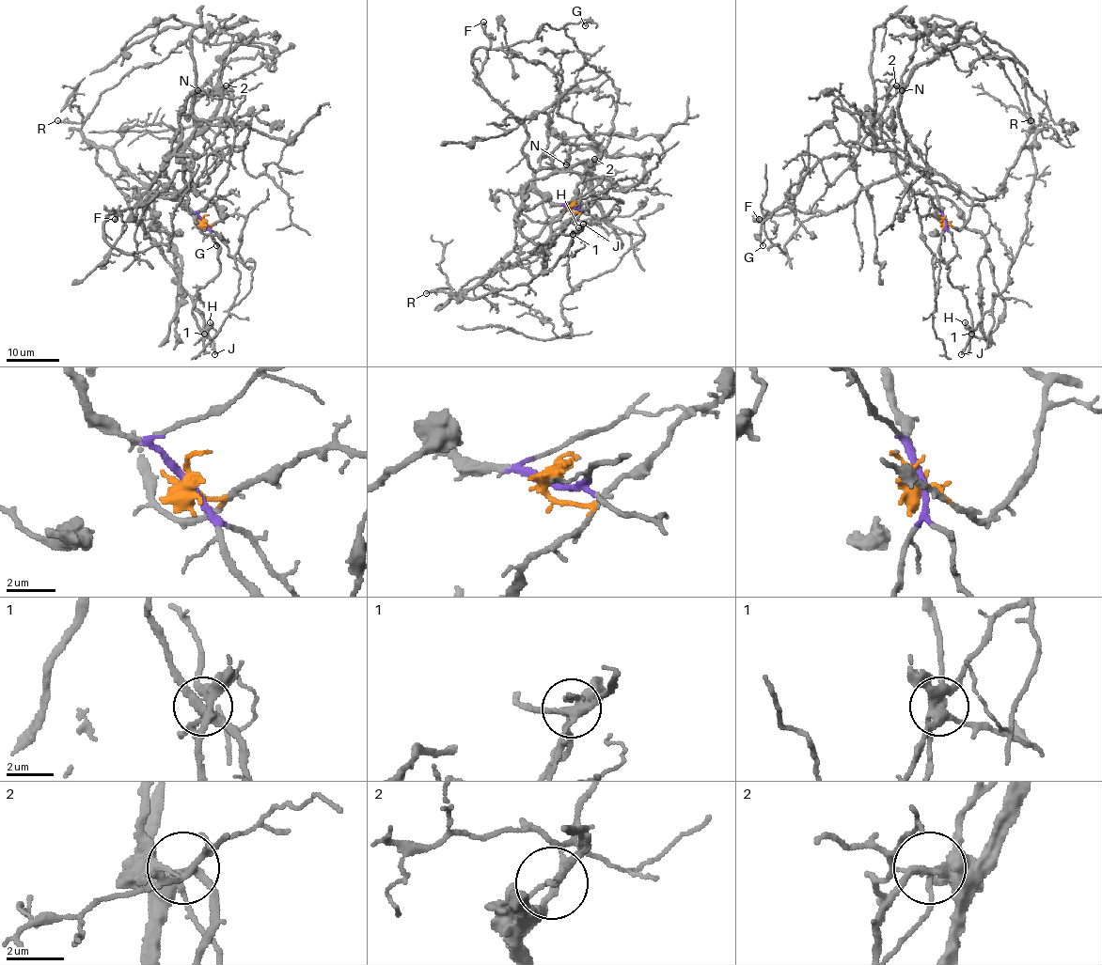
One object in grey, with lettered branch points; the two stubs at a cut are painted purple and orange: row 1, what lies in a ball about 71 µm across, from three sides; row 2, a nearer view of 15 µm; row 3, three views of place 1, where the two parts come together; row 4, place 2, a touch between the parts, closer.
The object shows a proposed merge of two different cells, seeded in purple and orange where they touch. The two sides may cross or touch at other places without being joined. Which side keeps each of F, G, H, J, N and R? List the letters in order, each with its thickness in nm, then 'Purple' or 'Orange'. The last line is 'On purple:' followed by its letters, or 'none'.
F: Thickness 240 nm. Purple
G: Thickness 100 nm. Orange
H: Thickness 280 nm. Orange
J: Thickness 320 nm. Purple
N: Thickness 120 nm. Purple
R: Thickness 160 nm. Orange
On purple: F, J, N

